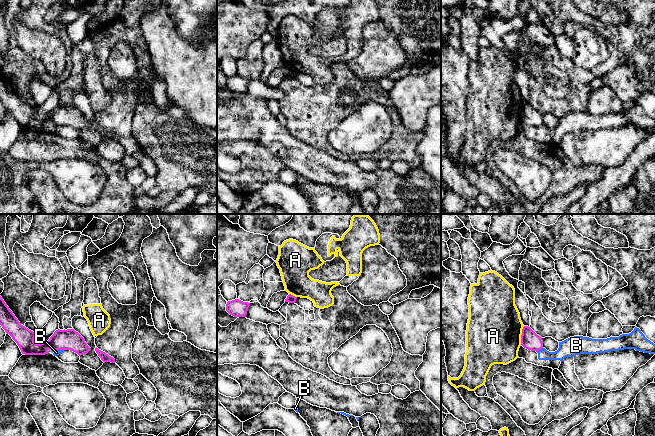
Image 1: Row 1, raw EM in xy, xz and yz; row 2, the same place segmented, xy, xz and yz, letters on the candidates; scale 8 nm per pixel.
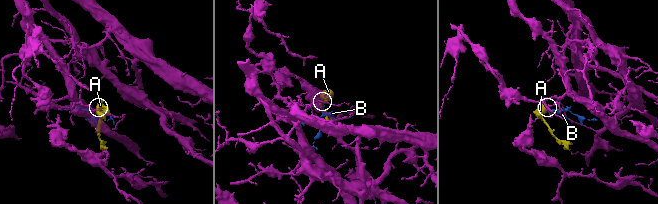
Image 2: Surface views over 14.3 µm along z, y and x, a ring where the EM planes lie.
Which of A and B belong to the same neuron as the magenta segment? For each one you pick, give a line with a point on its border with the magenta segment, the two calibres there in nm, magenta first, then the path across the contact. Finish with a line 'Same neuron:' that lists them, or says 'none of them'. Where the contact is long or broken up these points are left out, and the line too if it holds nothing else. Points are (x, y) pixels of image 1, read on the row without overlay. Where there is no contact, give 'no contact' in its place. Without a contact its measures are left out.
Same neuron: none of them

